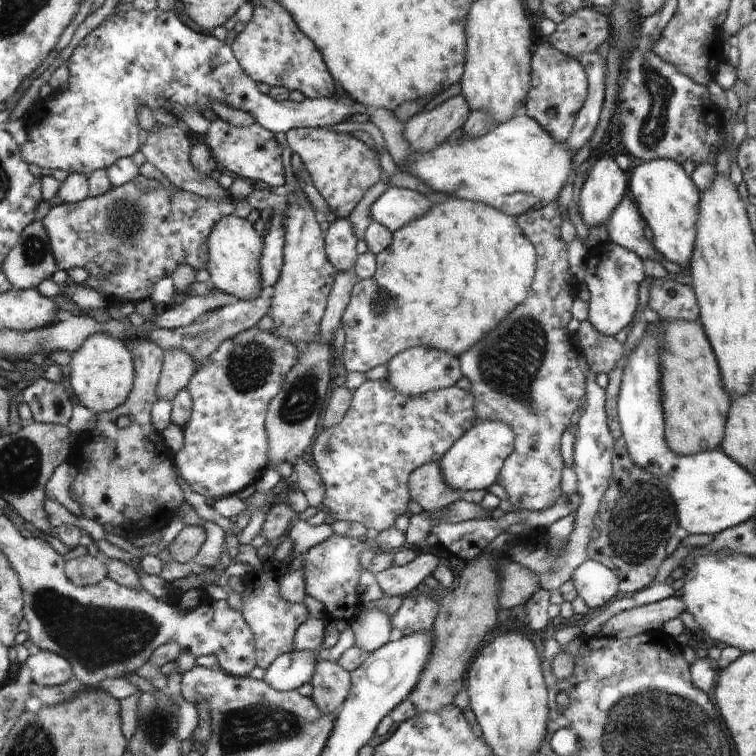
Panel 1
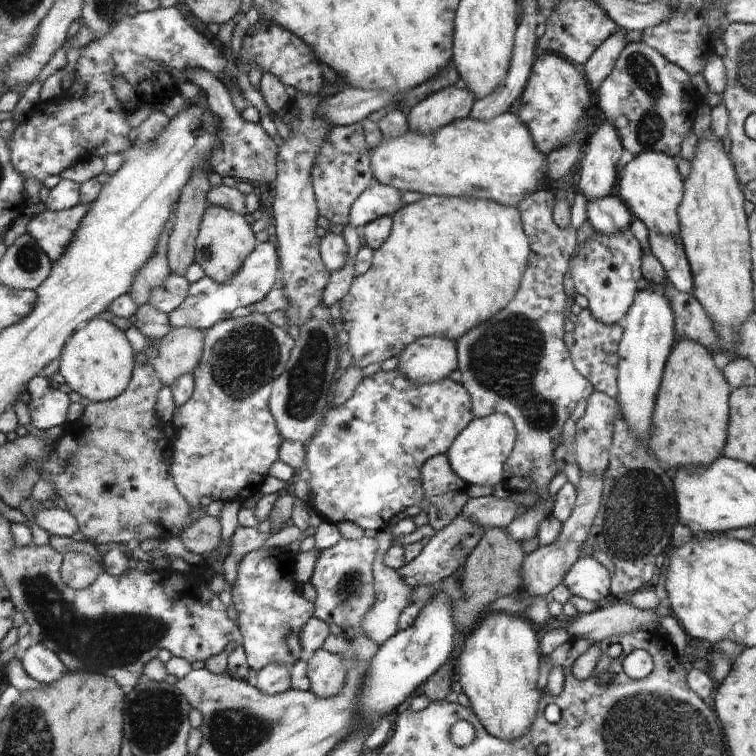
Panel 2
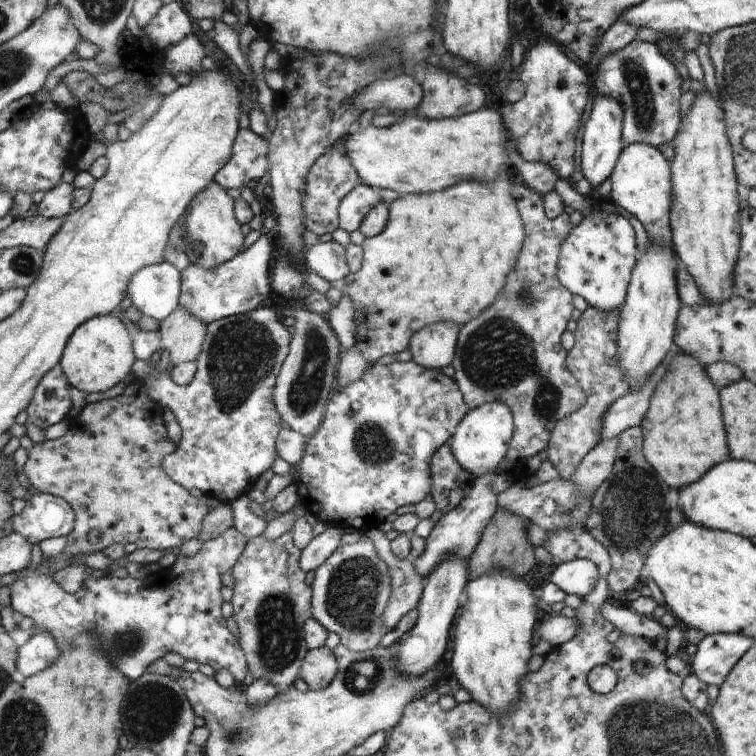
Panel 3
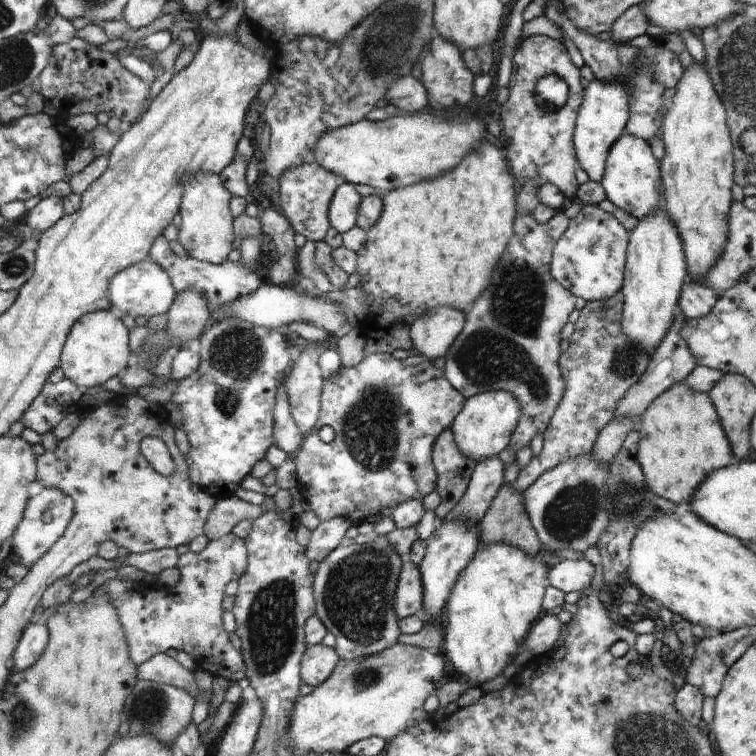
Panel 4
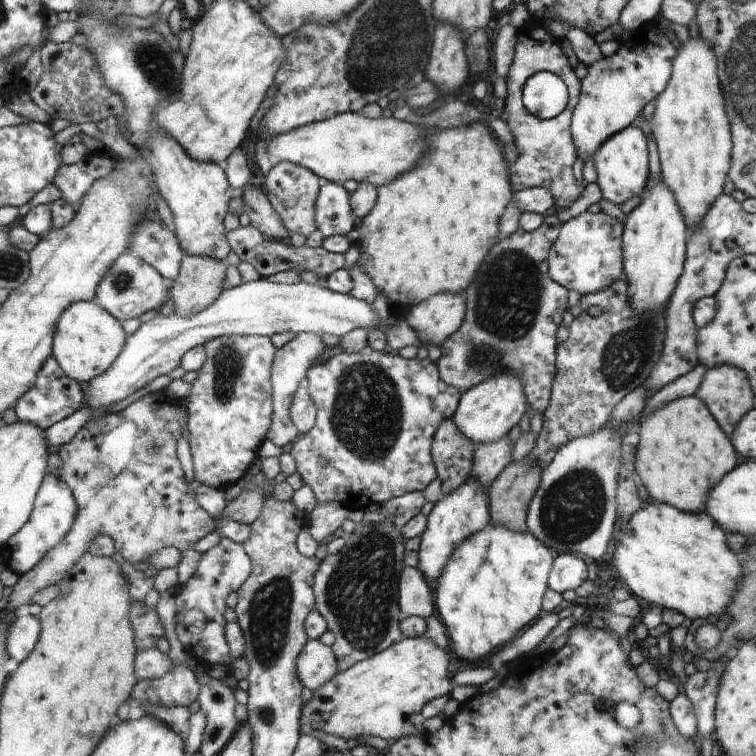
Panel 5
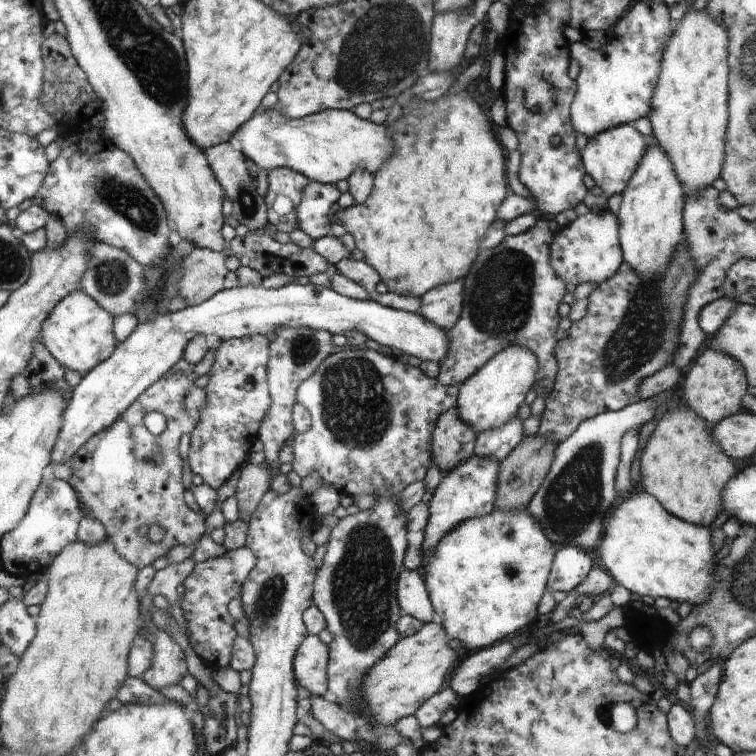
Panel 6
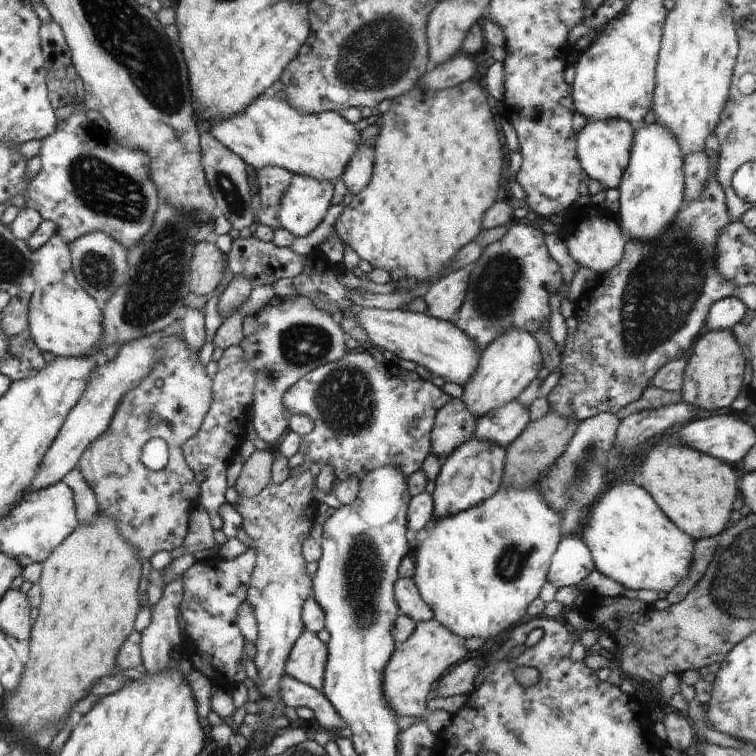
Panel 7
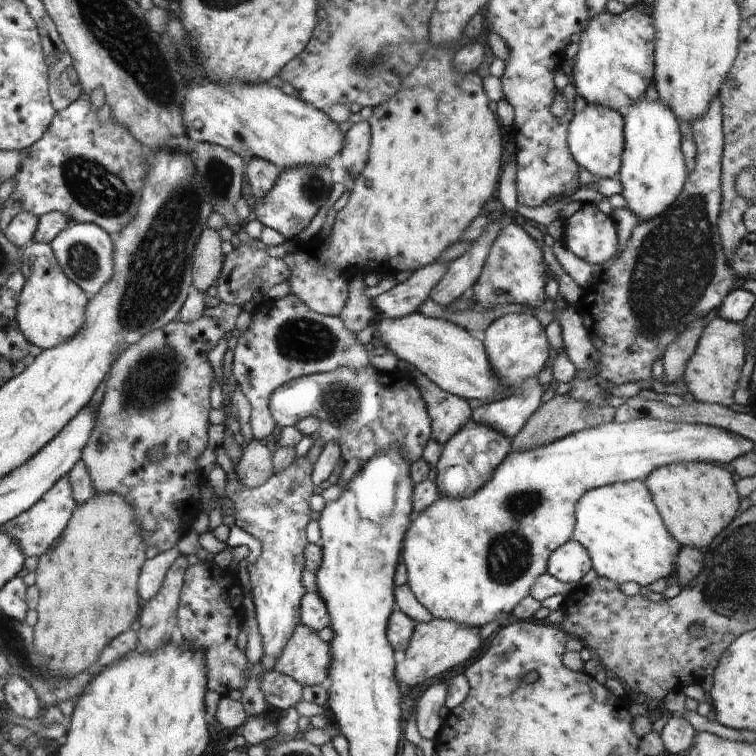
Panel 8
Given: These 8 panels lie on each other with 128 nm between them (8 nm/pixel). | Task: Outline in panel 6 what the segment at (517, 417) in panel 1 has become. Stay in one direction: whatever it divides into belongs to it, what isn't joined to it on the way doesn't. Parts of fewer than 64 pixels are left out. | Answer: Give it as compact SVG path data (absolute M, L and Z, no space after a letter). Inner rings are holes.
M536 220L536 223L524 233L508 235L498 246L486 248L478 252L472 268L464 278L463 312L459 322L448 333L448 352L439 364L437 379L440 384L462 384L471 378L488 362L492 356L502 352L508 346L518 346L530 350L539 361L539 370L536 372L535 396L546 398L552 388L556 374L558 374L558 361L554 354L556 346L556 330L558 330L558 304L564 296L564 281L560 280L556 269L551 265L552 234L548 230L546 220Z

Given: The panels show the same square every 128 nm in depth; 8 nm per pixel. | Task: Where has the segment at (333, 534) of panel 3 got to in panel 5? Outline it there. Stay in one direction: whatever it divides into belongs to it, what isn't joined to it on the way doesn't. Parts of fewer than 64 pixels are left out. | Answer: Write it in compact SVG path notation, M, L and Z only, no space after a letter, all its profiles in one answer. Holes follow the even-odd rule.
M338 502L318 503L310 514L311 524L308 527L312 537L318 542L329 540L330 535L342 526L344 520L348 519L349 508Z

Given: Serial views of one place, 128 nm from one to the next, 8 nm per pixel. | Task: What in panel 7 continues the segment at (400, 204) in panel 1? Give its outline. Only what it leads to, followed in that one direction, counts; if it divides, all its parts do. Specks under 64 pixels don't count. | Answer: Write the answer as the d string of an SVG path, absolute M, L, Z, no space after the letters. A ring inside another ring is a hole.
M294 174L280 200L279 224L292 236L310 234L326 216L332 200L332 184Z

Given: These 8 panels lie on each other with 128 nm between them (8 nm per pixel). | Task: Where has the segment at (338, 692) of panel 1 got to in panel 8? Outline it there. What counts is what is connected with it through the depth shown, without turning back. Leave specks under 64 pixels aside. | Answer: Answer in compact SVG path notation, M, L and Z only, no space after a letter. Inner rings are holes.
M300 623L273 670L290 676L301 686L312 687L322 685L328 676L328 668L331 668L330 646L322 642L314 630Z

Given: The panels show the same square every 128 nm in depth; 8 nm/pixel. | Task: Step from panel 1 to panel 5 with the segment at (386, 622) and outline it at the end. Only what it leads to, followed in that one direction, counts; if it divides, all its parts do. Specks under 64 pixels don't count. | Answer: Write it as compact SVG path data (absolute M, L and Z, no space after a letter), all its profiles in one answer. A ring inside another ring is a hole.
M405 567L400 580L400 609L405 617L429 618L436 614L434 592L419 568Z

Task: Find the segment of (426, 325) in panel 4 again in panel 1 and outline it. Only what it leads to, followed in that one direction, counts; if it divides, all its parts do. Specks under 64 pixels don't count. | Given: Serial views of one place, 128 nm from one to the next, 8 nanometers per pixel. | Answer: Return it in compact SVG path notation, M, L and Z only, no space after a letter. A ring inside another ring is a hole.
M418 346L408 348L396 355L388 365L387 380L400 393L422 395L429 391L452 387L462 376L460 358L442 349Z

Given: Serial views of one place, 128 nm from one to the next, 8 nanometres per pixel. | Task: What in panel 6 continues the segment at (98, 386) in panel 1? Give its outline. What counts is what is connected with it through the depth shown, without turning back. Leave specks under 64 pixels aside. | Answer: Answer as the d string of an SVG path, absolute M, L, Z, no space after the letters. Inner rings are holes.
M76 290L64 298L52 316L44 322L42 337L48 350L63 364L76 372L92 372L104 364L115 352L114 317L85 290Z

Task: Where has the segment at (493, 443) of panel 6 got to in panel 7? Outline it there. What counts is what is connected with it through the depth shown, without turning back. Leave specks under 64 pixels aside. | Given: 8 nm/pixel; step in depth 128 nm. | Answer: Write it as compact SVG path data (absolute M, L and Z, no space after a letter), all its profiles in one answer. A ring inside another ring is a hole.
M514 400L478 417L476 437L479 440L494 441L506 450L530 422L529 407Z

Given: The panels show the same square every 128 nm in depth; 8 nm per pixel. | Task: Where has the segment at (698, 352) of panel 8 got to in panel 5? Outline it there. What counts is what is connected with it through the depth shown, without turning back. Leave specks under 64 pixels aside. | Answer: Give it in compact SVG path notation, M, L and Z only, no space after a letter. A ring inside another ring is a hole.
M728 364L717 365L710 369L706 368L699 390L694 394L699 400L704 402L712 417L722 426L722 430L727 433L727 436L732 435L739 421L752 408L752 398L754 398L755 392L750 390L751 382L748 382L749 377L746 374L744 370L738 370L736 366Z

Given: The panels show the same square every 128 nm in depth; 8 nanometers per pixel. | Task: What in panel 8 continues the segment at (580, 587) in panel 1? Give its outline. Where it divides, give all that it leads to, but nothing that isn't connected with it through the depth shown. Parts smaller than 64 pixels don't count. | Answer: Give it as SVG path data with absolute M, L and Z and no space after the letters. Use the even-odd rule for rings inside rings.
M574 538L563 546L556 556L552 556L552 568L547 568L547 573L564 583L579 583L593 568L591 556Z

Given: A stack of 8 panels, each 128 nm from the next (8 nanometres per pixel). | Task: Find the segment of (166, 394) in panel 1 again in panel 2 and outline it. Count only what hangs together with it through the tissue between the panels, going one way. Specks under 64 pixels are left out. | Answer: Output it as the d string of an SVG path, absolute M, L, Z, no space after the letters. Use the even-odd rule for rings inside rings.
M173 328L160 340L155 348L157 354L153 355L151 363L163 381L163 386L171 387L180 376L192 373L199 366L199 360L203 356L203 340L202 331L196 328Z

